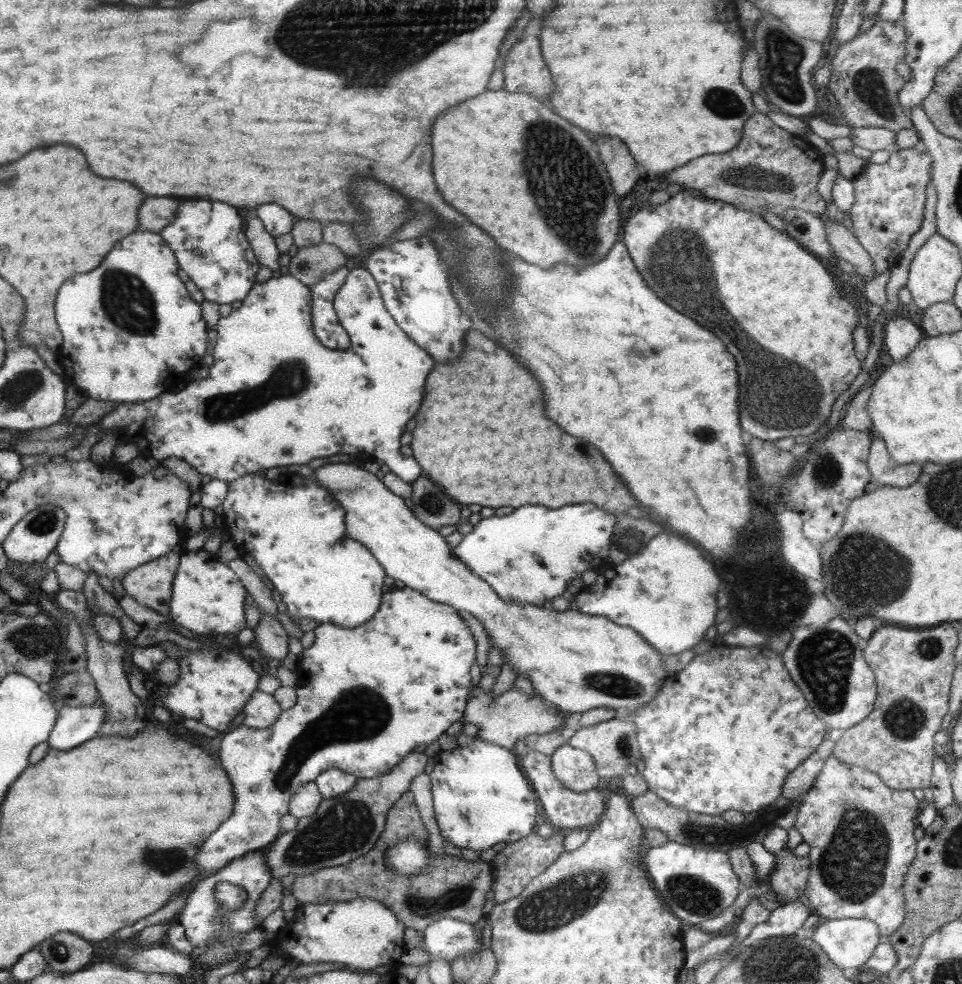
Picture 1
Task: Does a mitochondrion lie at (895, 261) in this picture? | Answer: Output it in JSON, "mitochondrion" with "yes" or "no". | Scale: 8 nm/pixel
{"mitochondrion":"no"}

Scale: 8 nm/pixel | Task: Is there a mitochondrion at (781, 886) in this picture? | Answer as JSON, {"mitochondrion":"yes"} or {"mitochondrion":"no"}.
{"mitochondrion":"no"}

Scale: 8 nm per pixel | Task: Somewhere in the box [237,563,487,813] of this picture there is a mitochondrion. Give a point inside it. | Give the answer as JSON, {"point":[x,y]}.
{"point":[360,713]}

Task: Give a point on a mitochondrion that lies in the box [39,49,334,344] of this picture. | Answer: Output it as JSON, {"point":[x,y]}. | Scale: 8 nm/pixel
{"point":[128,302]}

